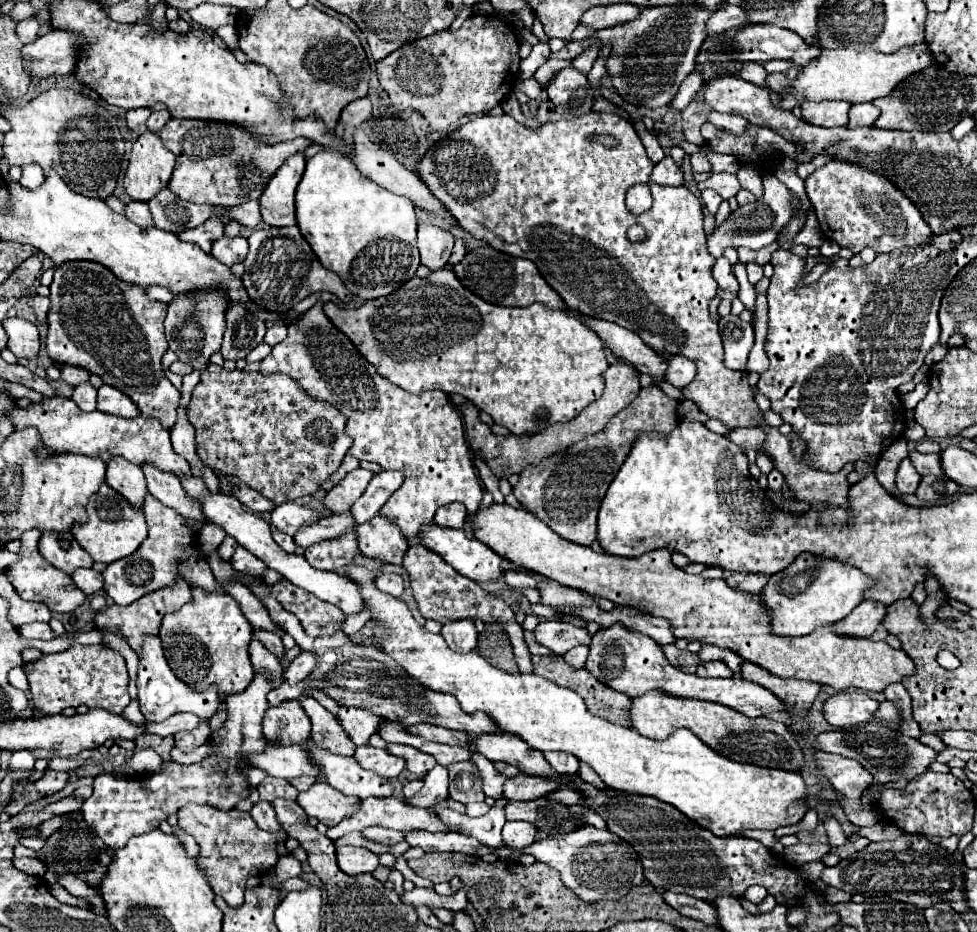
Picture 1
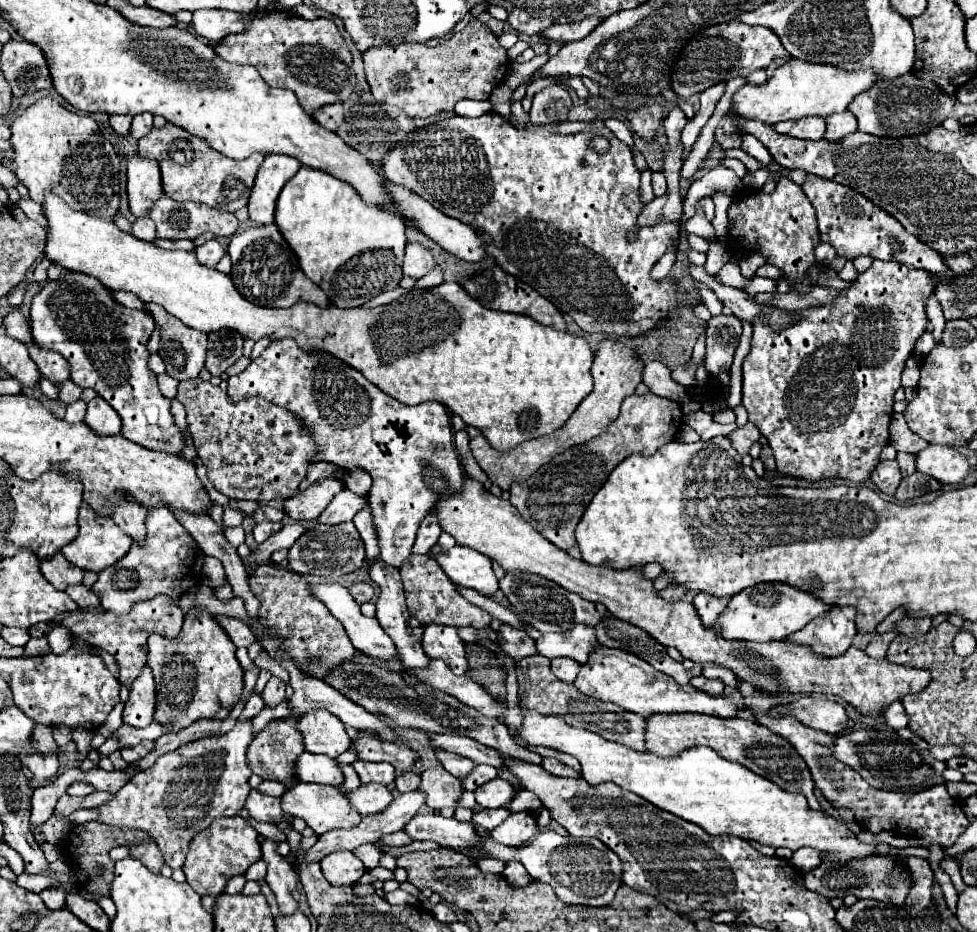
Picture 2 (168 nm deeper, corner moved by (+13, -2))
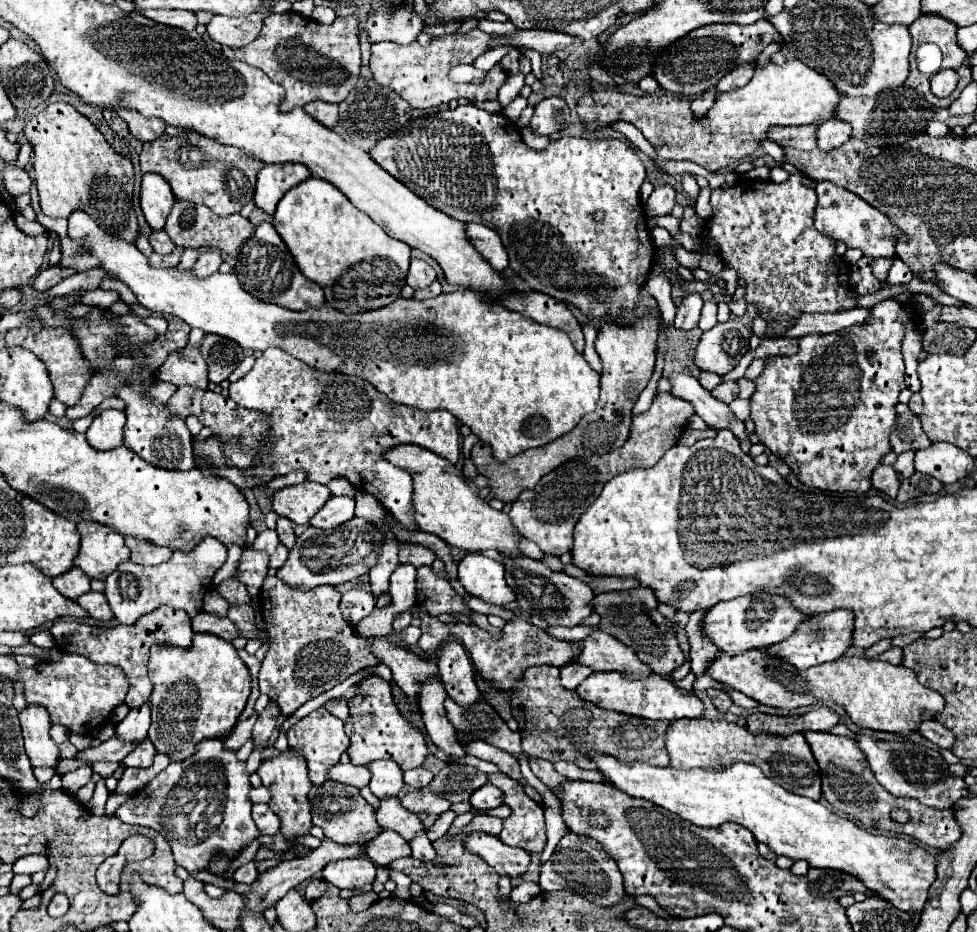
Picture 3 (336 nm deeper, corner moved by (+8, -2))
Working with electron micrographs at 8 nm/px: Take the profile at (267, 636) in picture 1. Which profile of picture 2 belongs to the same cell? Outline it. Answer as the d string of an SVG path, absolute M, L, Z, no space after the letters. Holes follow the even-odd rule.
M214 616L218 620L218 624L226 630L226 634L230 636L230 640L236 646L250 646L256 642L256 636L250 632L250 626L244 620L238 618L228 618L228 616Z

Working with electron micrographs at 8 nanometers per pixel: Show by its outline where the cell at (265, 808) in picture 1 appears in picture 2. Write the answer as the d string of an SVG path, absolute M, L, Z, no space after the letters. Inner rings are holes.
M262 838L260 844L262 844L262 858L268 864L266 882L278 898L280 912L296 912L298 902L292 898L292 890L296 888L296 882L298 882L296 870L284 856L276 852L278 842L270 838Z

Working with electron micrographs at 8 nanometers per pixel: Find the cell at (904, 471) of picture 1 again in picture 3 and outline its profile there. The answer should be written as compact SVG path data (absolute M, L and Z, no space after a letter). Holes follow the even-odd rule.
M877 466L871 476L871 486L887 494L889 498L895 498L899 490L899 478L893 472L893 466Z

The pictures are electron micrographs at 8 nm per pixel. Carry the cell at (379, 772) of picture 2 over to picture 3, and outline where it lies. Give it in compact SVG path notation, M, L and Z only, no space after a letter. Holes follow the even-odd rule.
M377 760L377 762L371 762L369 768L371 768L369 790L377 798L397 796L401 792L401 788L405 786L403 772L397 764L391 764L389 760Z

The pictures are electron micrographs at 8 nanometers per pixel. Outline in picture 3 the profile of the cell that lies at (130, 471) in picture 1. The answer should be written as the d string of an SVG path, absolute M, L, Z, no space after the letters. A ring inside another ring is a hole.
M135 542L135 548L131 550L131 560L141 564L141 566L155 566L161 562L167 562L171 558L171 550L169 548L161 548L155 546L151 542Z

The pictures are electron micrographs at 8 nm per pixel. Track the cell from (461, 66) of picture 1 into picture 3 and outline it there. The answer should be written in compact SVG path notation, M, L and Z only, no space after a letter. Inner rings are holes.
M479 28L469 30L467 34L453 34L443 38L433 38L429 46L419 46L417 42L409 46L399 46L395 42L377 42L371 46L371 72L373 78L381 86L389 86L399 96L403 96L411 108L433 108L439 104L449 104L453 98L469 100L469 102L485 102L497 100L499 88L507 82L507 74L493 66L485 76L483 84L455 84L449 80L447 72L457 64L473 64L483 52L487 52L487 44L493 40L491 34L481 32Z

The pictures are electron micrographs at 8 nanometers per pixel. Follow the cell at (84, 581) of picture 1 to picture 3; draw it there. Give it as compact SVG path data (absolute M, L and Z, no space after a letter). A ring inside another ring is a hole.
M87 592L87 594L83 594L77 602L79 602L81 608L85 608L85 610L89 612L89 616L95 618L95 620L111 620L111 618L113 618L113 610L111 610L105 594L101 594L101 592Z

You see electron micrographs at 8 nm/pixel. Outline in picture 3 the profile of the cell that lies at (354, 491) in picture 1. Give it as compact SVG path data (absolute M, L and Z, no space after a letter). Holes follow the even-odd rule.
M303 482L295 486L285 486L273 494L273 510L289 518L295 524L307 524L311 516L315 516L323 504L331 498L331 492L323 484Z

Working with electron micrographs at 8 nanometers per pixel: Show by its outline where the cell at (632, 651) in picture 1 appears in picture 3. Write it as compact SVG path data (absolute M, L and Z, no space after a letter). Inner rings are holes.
M593 672L587 680L579 684L575 690L583 700L621 714L649 718L649 720L679 720L679 718L699 718L705 710L701 700L693 692L683 692L681 688L675 688L667 678L659 674L651 674L643 680L631 680L625 678L619 672Z

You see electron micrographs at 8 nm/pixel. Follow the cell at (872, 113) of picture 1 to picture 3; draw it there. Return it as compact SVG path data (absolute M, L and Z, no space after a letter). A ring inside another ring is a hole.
M831 118L825 124L817 126L817 148L823 152L839 148L849 138L851 138L851 126L843 120Z

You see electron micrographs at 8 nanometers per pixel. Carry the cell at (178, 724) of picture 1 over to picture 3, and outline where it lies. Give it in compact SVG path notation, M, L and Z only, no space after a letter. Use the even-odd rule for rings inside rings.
M117 736L101 742L97 748L87 748L83 752L77 752L77 760L83 762L97 762L97 760L111 760L111 762L121 762L137 744L123 744L117 740Z

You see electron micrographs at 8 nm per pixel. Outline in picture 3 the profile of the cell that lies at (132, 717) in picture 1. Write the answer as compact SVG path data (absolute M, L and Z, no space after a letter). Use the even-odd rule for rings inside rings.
M95 762L91 768L93 768L93 772L97 772L99 776L107 778L107 776L111 776L111 774L119 768L119 764L113 764L113 762Z

